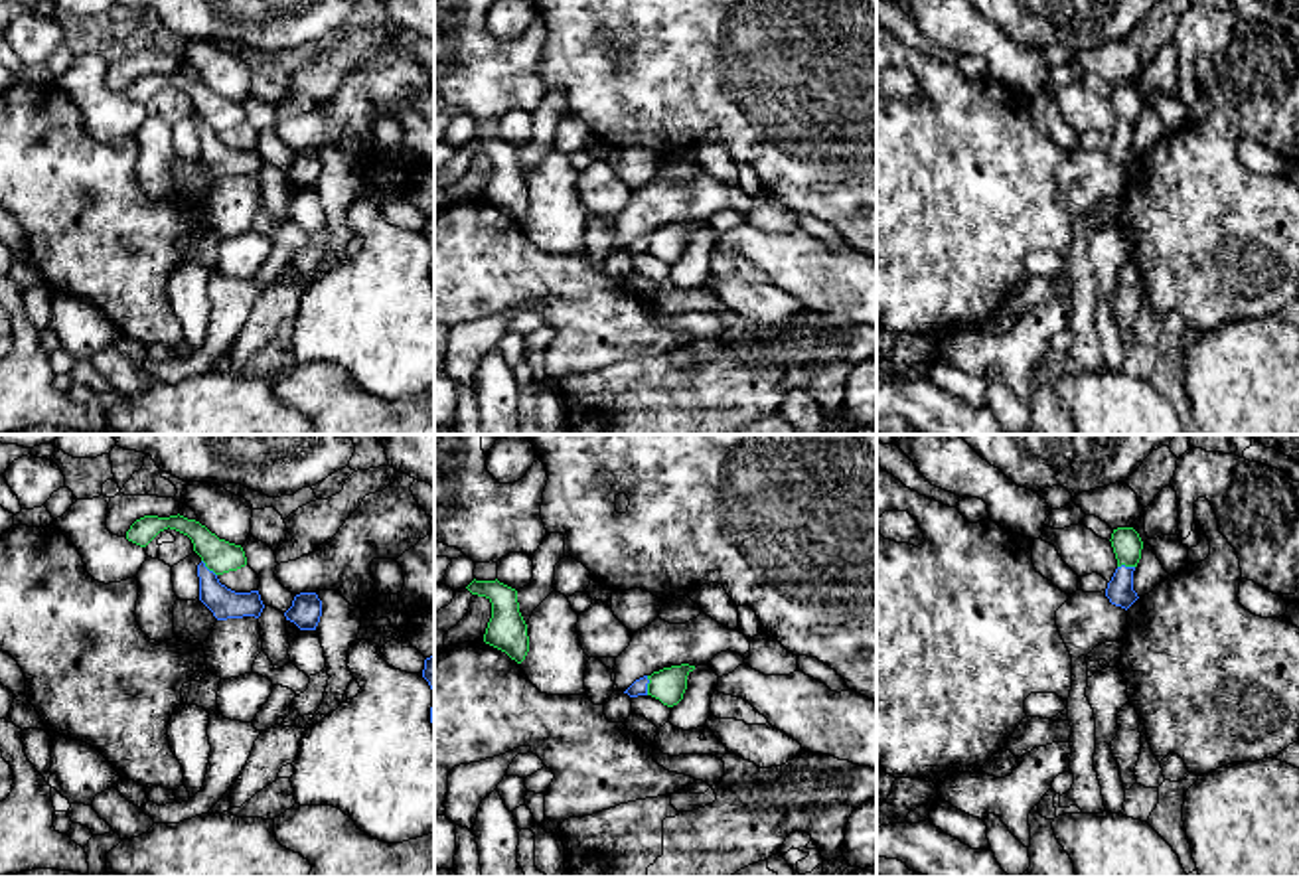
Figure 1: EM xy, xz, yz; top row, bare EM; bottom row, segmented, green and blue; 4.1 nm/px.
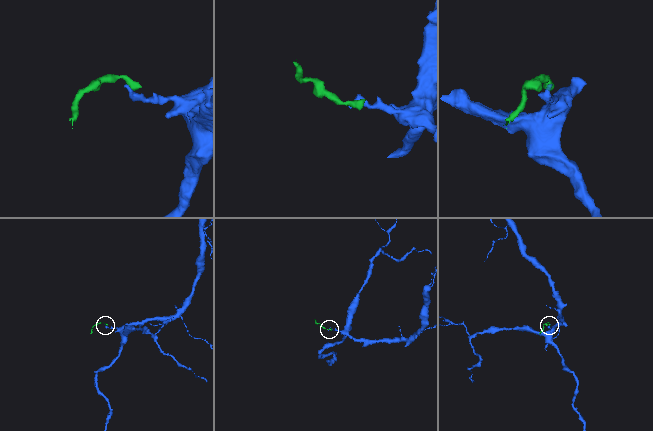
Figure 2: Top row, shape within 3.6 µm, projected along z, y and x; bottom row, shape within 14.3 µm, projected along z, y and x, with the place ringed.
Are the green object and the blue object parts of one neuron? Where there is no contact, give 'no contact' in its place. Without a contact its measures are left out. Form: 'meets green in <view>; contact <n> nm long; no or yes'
meets green in xz; contact 80 nm long; yes

